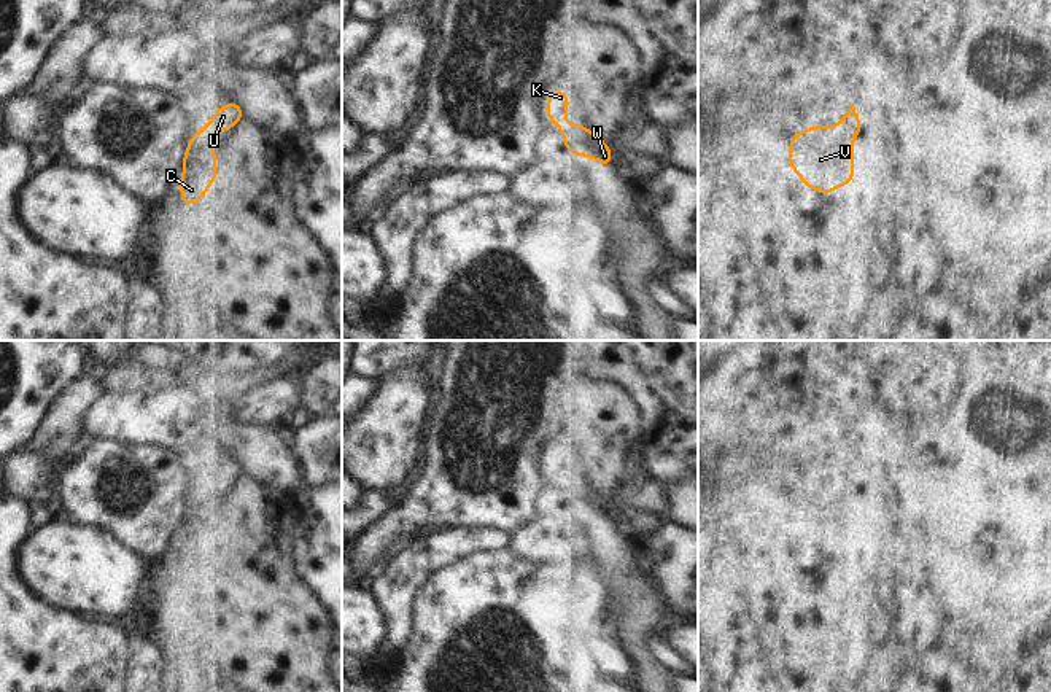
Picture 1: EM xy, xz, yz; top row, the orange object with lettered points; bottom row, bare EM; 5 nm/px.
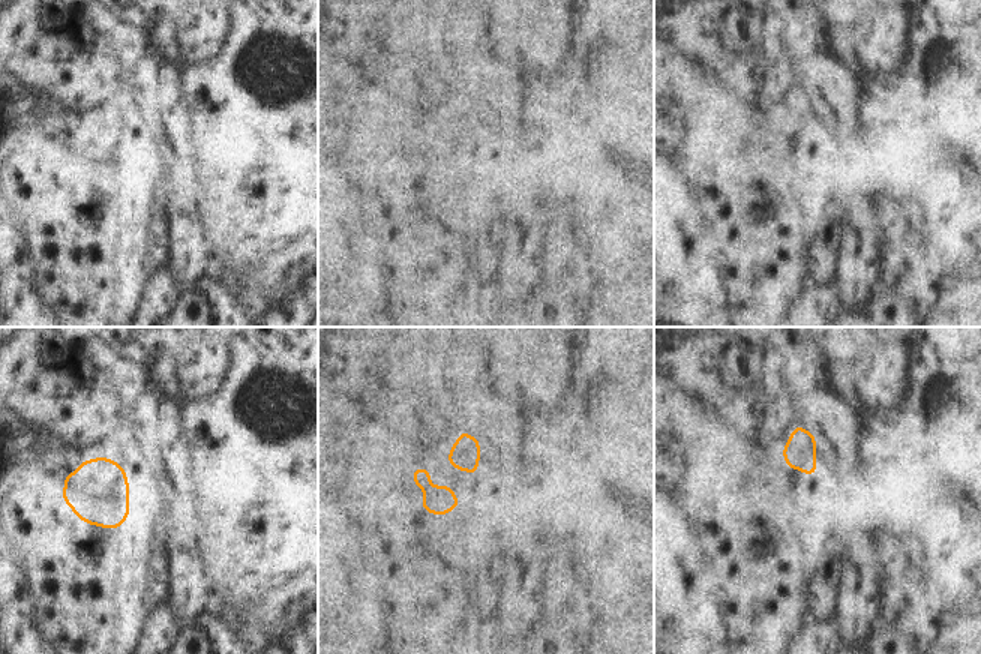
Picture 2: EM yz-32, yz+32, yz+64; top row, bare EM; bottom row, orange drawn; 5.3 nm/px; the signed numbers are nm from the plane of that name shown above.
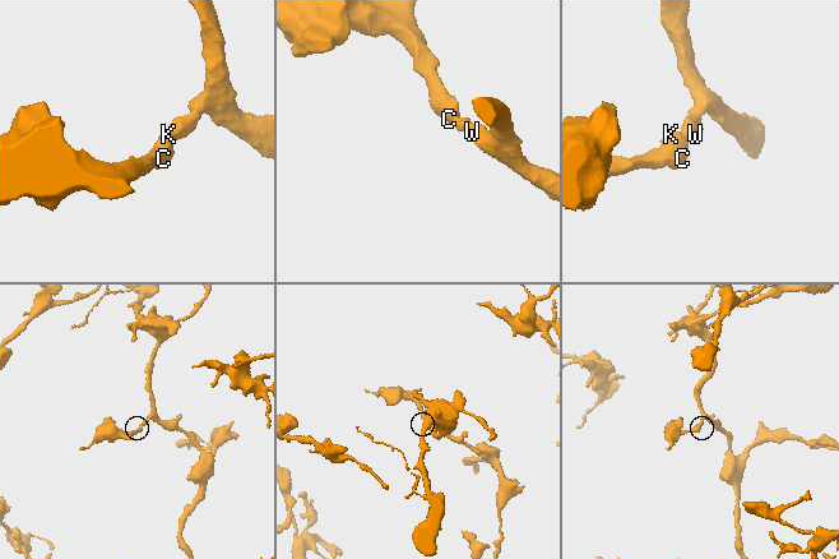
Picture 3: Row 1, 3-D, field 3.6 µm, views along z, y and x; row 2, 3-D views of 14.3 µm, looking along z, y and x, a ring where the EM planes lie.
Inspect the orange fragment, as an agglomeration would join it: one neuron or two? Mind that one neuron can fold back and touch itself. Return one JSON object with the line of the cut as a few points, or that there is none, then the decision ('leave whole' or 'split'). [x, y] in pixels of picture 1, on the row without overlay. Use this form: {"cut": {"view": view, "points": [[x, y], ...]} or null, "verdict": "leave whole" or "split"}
{"cut": null, "verdict": "leave whole"}

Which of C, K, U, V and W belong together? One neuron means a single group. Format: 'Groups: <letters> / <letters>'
Groups: C K U V W

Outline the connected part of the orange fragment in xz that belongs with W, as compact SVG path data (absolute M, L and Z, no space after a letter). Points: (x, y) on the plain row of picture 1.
M563 445L552 447L547 460L547 474L563 490L563 501L572 512L587 512L599 517L611 525L612 507L601 493L590 488L584 480L568 480L566 469L569 463L568 450Z

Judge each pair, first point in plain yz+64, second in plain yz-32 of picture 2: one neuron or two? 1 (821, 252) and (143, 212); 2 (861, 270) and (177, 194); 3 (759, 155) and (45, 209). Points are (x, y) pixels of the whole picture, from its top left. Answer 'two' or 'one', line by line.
1: one
2: one
3: one

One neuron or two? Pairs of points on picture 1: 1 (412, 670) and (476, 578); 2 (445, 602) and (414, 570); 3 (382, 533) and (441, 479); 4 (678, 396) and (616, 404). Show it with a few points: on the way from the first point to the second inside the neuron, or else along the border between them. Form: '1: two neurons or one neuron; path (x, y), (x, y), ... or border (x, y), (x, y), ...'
1: one neuron; path (434, 648), (476, 600)
2: two neurons; border (458, 560), (439, 568), (423, 584), (409, 614)
3: one neuron; path (396, 524), (426, 493)
4: two neurons; border (609, 379), (620, 384), (641, 406), (646, 438)

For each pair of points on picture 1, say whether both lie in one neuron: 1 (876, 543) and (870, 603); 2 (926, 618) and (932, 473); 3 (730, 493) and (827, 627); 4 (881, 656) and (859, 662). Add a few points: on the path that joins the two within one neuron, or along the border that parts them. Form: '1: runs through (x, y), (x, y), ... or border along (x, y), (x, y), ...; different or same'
1: runs through (876, 557), (876, 589); same
2: border along (910, 458), (911, 468), (921, 482), (919, 495); different
3: border along (741, 474), (741, 482), (752, 503), (735, 519); different
4: runs through (876, 660), (864, 662); same

